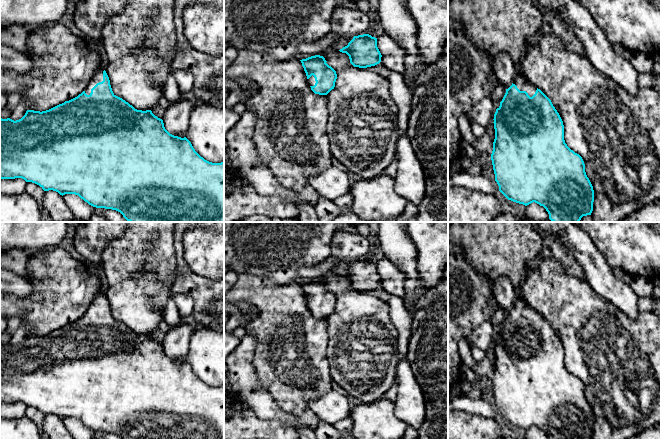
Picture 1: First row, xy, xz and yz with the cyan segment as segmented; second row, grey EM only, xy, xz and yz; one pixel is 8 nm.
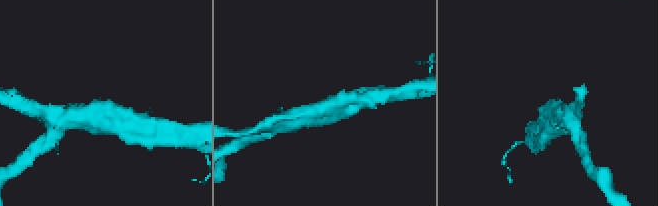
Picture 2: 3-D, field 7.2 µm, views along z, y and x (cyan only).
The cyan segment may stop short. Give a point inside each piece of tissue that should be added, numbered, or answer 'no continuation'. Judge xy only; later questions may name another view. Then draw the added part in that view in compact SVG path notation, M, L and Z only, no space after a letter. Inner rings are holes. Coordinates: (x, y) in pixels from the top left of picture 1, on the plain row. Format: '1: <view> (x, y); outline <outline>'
1: xy (98, 301); outline M100 292L95 299L92 301L91 305L89 306L88 310L84 314L87 319L90 319L91 313L99 306L103 305L103 293Z

